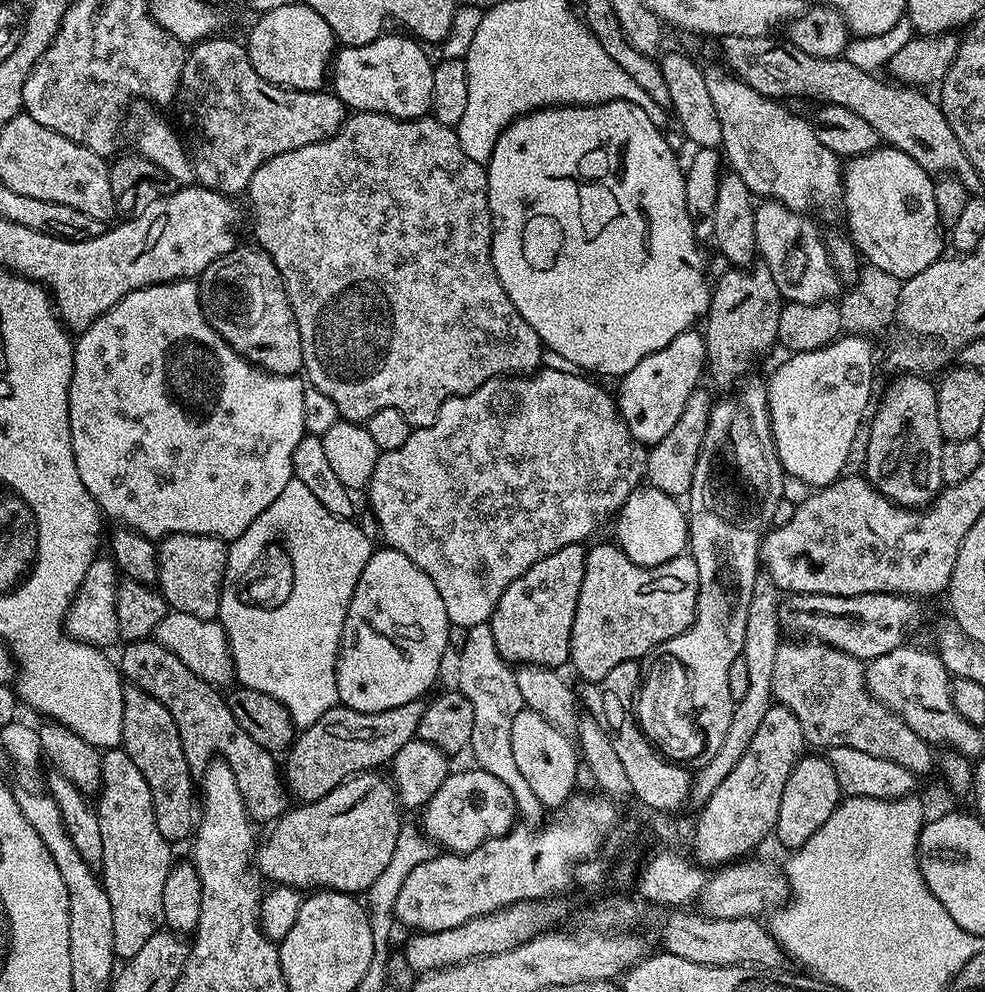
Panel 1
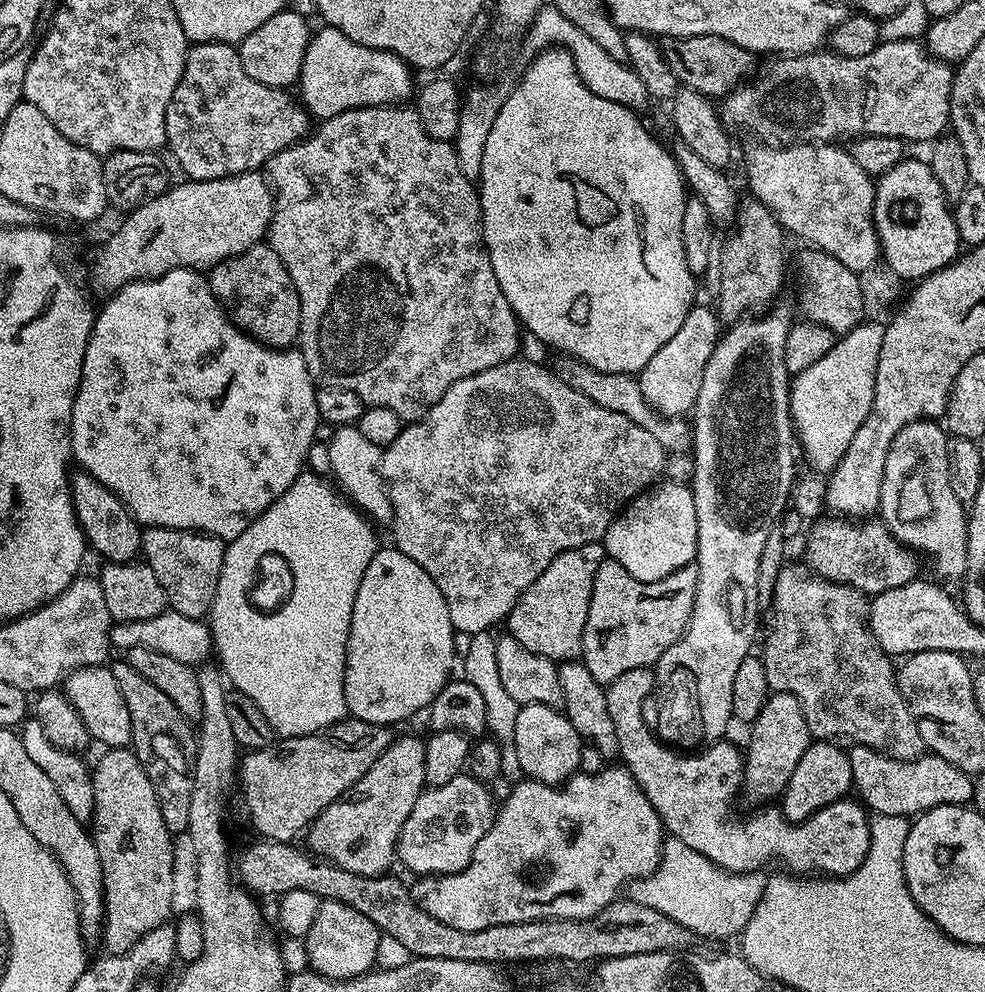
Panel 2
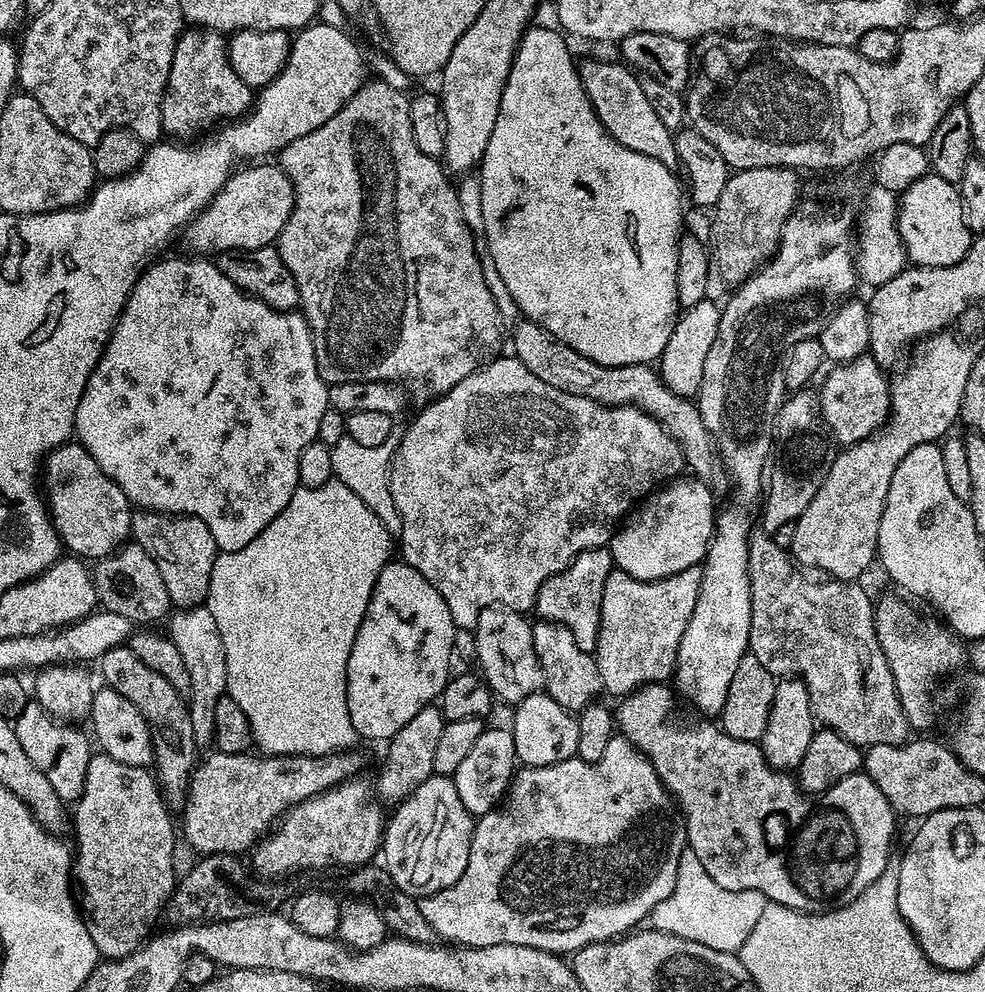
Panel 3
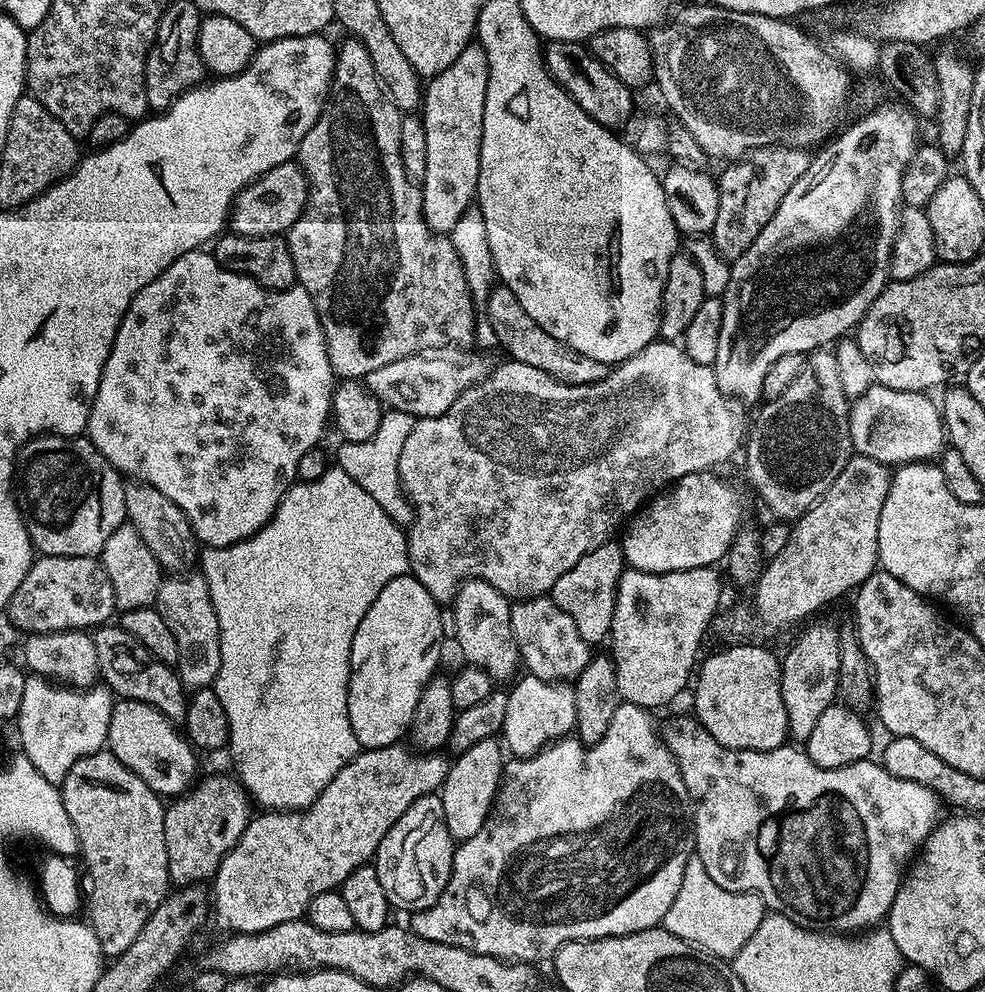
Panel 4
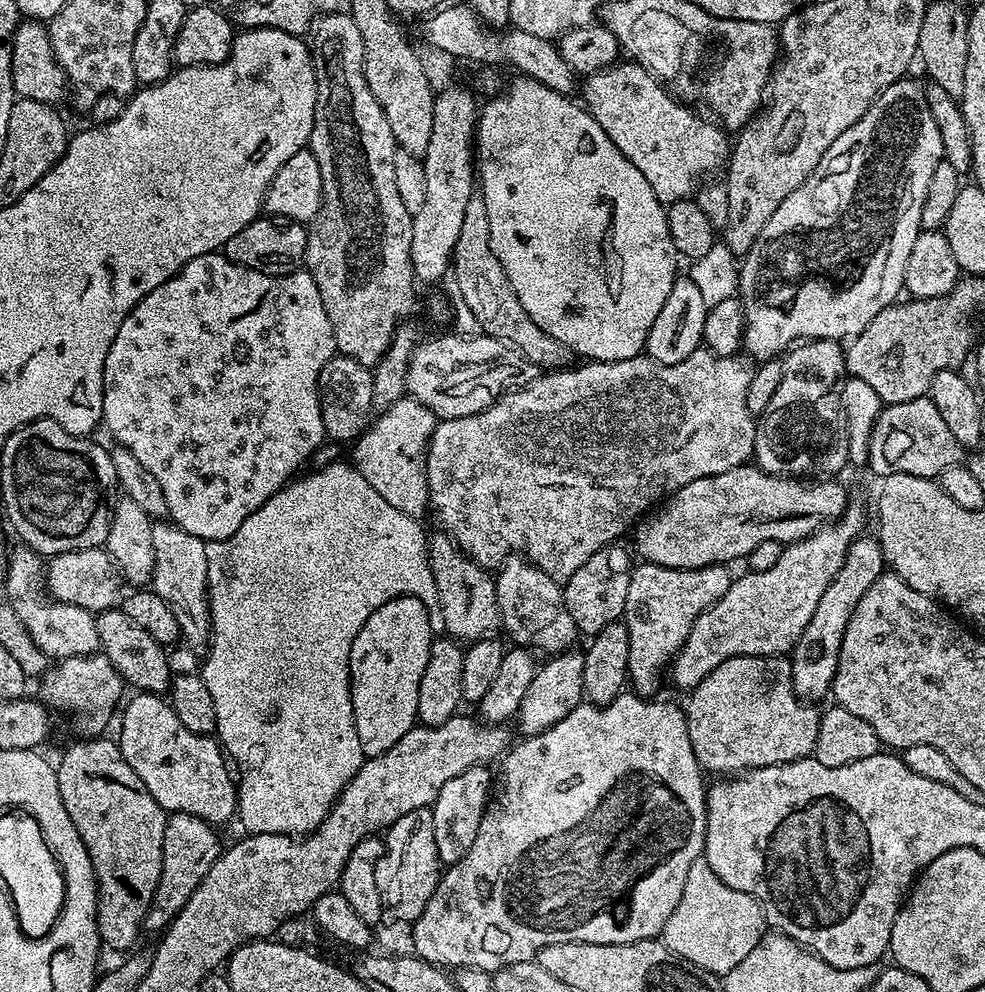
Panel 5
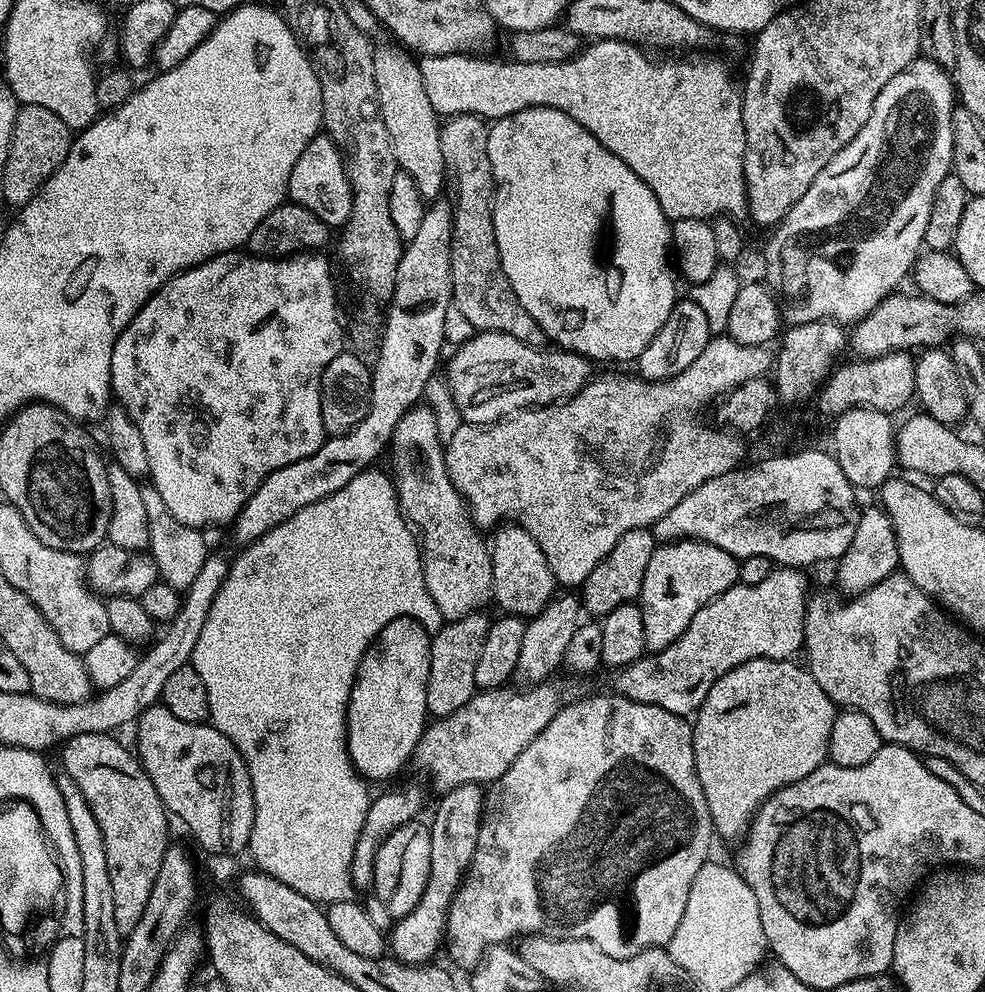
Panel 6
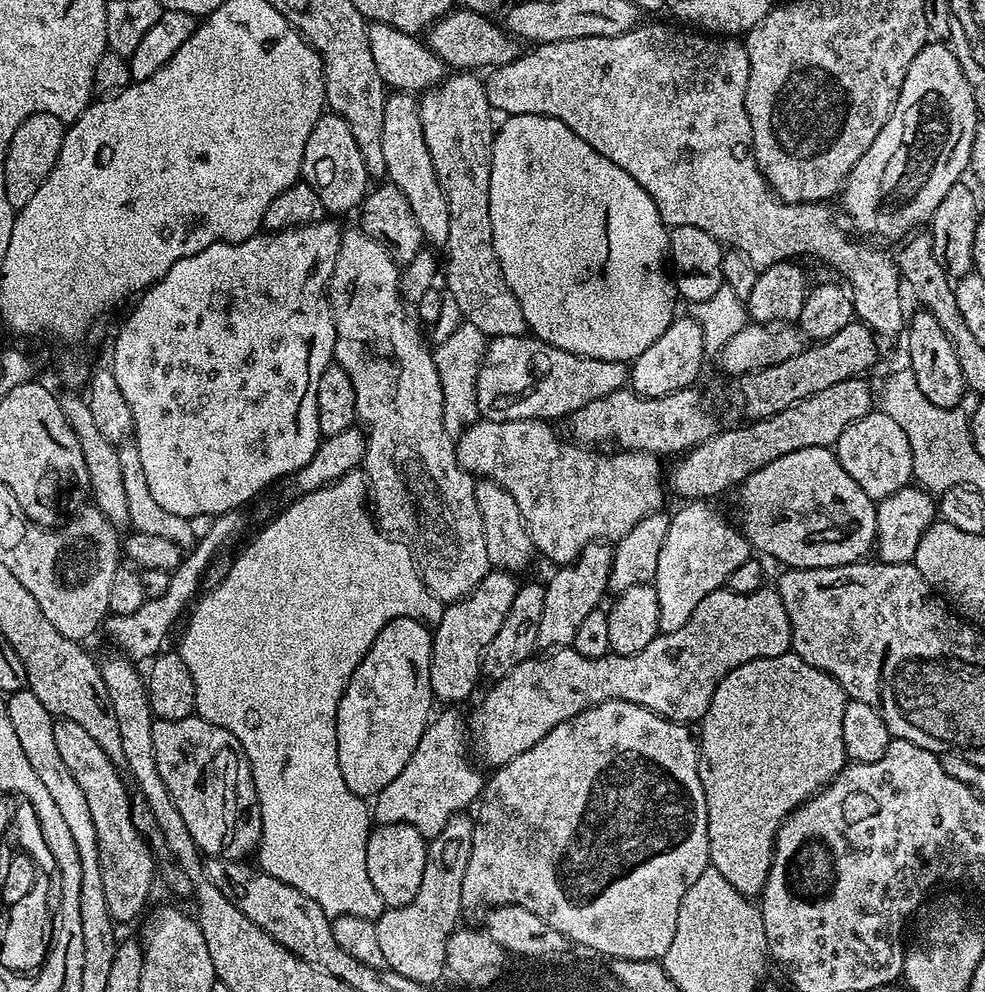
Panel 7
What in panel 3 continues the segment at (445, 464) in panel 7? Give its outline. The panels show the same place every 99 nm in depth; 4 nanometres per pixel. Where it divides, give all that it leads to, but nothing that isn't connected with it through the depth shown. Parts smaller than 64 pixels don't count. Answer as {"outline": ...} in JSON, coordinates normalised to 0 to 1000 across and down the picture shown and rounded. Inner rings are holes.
{"outline":[[[505,611],[487,620],[481,634],[486,680],[490,681],[501,703],[505,707],[513,706],[517,712],[529,710],[538,700],[552,697],[552,680],[542,655],[540,629],[536,624],[535,620]]]}

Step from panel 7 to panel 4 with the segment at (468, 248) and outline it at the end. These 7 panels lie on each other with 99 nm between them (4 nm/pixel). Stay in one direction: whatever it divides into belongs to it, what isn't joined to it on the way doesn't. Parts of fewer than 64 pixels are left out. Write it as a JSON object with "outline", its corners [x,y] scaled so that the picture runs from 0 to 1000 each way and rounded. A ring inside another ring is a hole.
{"outline":[[[501,289],[499,295],[495,297],[493,309],[495,309],[493,323],[505,337],[506,348],[516,354],[515,358],[519,362],[534,369],[542,369],[542,373],[550,373],[550,377],[558,377],[558,381],[579,389],[611,385],[611,381],[617,379],[618,367],[607,365],[607,361],[599,361],[596,357],[590,357],[589,354],[583,353],[583,349],[575,349],[575,345],[566,345],[566,341],[554,337],[554,333],[550,333],[550,329],[546,329],[546,325],[542,325],[542,321],[538,321],[534,313],[530,313],[530,304],[526,304],[526,300],[517,290]]]}

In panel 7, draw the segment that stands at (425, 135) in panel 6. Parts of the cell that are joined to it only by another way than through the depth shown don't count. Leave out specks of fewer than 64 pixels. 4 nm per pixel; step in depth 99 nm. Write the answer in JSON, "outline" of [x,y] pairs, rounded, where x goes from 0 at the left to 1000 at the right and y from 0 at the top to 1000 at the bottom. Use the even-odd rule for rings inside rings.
{"outline":[[[399,92],[391,100],[388,115],[388,159],[393,180],[404,188],[408,196],[412,196],[420,224],[424,224],[424,232],[428,232],[431,243],[436,247],[454,247],[457,240],[457,212],[453,208],[445,175],[441,175],[437,151],[432,151],[432,135],[428,135],[426,106],[421,96]]]}

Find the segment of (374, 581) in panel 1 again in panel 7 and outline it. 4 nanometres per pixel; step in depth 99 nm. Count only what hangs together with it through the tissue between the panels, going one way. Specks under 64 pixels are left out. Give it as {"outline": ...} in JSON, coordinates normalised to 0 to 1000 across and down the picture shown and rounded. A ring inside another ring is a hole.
{"outline":[[[409,621],[388,631],[384,643],[380,643],[376,655],[359,675],[343,708],[341,743],[347,784],[351,784],[351,792],[355,792],[361,802],[381,804],[408,780],[408,772],[416,768],[440,721],[438,662],[436,630]]]}

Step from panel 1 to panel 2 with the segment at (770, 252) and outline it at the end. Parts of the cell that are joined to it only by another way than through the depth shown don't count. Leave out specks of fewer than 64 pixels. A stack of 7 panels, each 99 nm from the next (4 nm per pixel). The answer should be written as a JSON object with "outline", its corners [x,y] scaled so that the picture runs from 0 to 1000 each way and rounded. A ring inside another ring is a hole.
{"outline":[[[816,252],[812,258],[812,306],[816,309],[815,318],[826,327],[834,327],[839,333],[856,337],[870,331],[878,322],[879,316],[872,288],[872,277],[863,268],[855,268],[851,260],[831,252]]]}

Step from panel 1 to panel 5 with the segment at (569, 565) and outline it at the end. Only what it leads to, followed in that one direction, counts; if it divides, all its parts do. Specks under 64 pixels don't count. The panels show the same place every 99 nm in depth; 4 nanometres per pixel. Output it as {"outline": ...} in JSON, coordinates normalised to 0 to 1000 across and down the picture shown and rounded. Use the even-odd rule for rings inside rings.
{"outline":[[[622,546],[611,554],[599,558],[599,563],[591,567],[591,571],[587,571],[587,575],[583,575],[583,579],[579,579],[577,585],[572,586],[575,615],[579,615],[579,623],[583,623],[586,638],[593,640],[594,637],[594,642],[603,642],[607,639],[607,635],[626,628],[636,615],[636,598],[640,595],[640,579],[644,572],[644,560],[639,553],[638,557],[631,549],[632,547]]]}

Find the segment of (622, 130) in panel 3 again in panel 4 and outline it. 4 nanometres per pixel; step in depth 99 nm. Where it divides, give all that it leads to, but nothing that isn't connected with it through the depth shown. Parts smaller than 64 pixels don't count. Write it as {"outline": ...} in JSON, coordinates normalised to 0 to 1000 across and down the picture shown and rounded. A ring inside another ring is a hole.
{"outline":[[[557,40],[551,45],[552,66],[556,69],[556,74],[607,123],[612,129],[628,130],[628,125],[634,125],[642,117],[642,97],[643,90],[635,87],[634,84],[617,72],[607,58],[602,56],[600,51],[592,43],[584,40]]]}

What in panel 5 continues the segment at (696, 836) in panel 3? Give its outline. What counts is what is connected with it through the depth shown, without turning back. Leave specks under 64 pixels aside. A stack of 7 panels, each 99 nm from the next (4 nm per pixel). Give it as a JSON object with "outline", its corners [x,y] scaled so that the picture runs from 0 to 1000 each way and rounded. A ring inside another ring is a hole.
{"outline":[[[902,756],[887,759],[883,764],[875,764],[871,768],[863,768],[859,772],[844,774],[835,772],[827,764],[817,764],[761,774],[750,784],[727,784],[718,791],[715,807],[717,808],[717,841],[713,865],[745,897],[753,897],[761,901],[776,916],[776,925],[781,932],[795,939],[806,950],[810,950],[821,960],[827,960],[843,974],[863,978],[864,976],[882,976],[888,968],[898,967],[904,950],[904,938],[908,938],[908,925],[912,921],[916,905],[921,904],[928,888],[937,879],[939,873],[948,869],[960,857],[975,855],[975,805],[977,800],[964,792],[956,792],[956,788],[944,788],[944,784],[936,784],[936,780],[928,780],[924,772],[913,761]]]}

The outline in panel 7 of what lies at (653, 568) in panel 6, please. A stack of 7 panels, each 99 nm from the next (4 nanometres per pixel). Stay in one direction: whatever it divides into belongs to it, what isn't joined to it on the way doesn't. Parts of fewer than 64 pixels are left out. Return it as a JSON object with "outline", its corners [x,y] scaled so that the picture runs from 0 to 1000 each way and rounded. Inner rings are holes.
{"outline":[[[698,506],[681,517],[676,546],[668,554],[668,575],[664,592],[668,599],[670,637],[683,637],[709,615],[709,607],[738,590],[741,579],[764,559],[765,553],[746,527],[738,528],[735,520],[719,506]]]}

